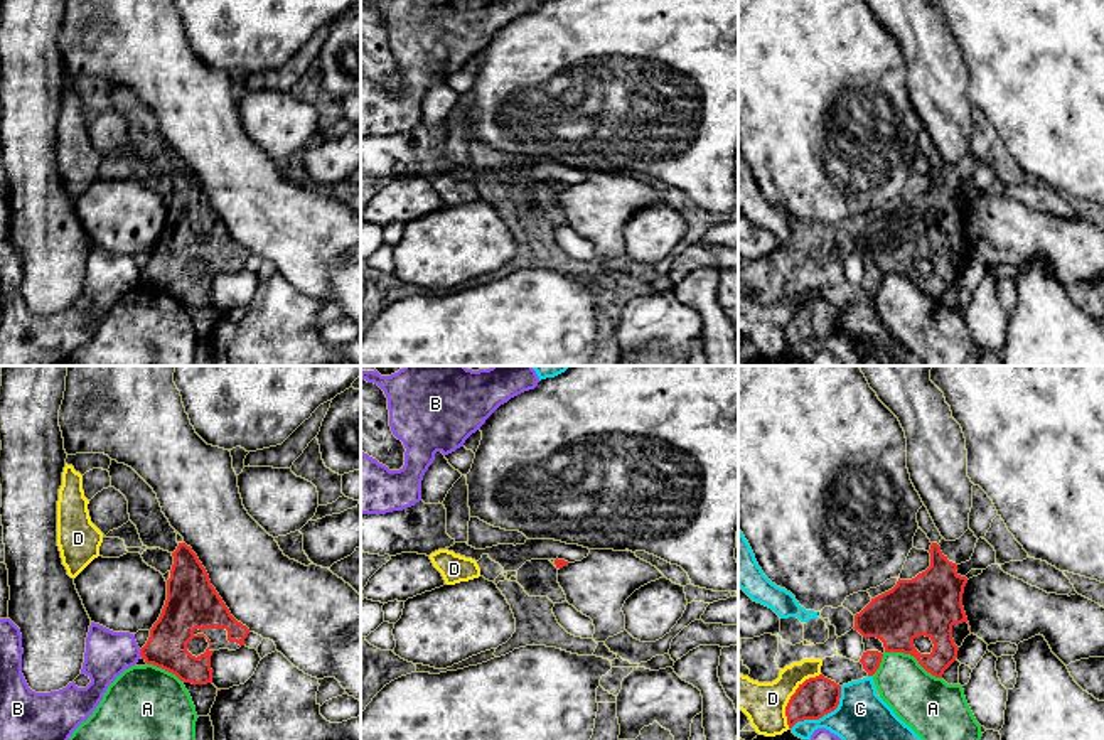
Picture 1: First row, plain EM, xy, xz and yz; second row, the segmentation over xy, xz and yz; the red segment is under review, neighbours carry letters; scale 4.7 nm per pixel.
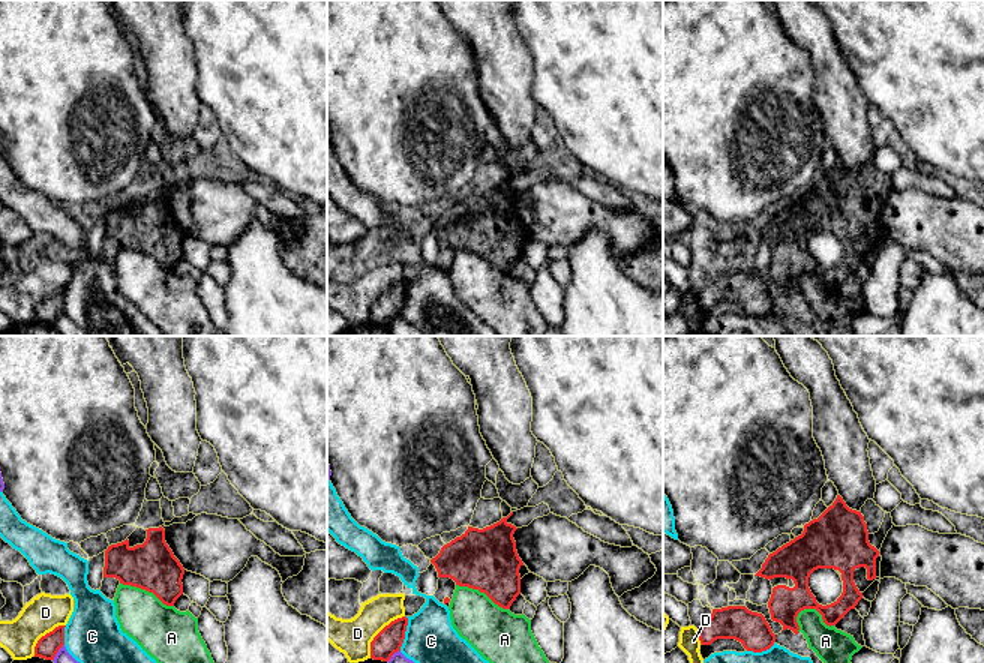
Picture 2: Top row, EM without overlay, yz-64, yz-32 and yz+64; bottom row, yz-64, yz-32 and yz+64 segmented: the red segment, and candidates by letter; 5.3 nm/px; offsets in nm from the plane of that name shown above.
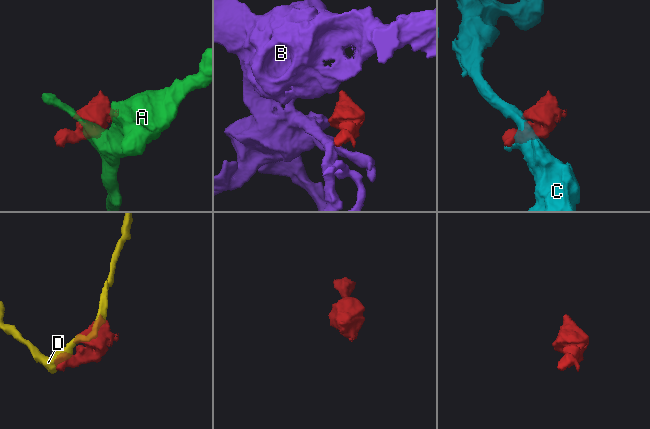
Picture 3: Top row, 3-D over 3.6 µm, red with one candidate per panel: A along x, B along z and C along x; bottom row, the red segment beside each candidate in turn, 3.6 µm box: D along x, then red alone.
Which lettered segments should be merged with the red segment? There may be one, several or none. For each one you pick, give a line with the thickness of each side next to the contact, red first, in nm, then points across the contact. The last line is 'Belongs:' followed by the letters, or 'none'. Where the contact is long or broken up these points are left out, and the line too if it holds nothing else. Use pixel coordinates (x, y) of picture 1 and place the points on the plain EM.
Belongs: none

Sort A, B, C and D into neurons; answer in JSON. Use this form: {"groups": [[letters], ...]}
{"groups": [["A"], ["B"], ["C"], ["D"]]}

